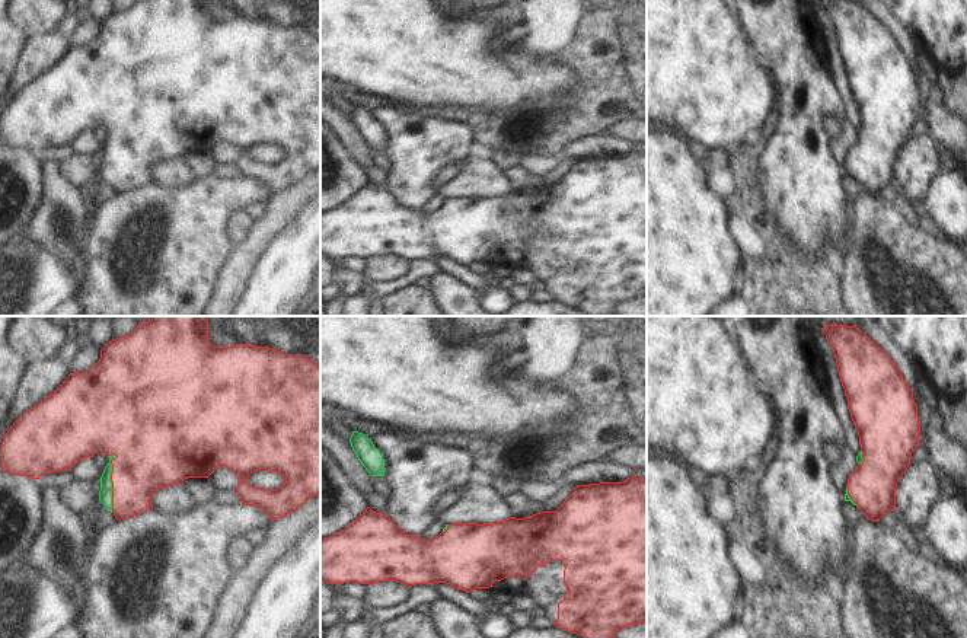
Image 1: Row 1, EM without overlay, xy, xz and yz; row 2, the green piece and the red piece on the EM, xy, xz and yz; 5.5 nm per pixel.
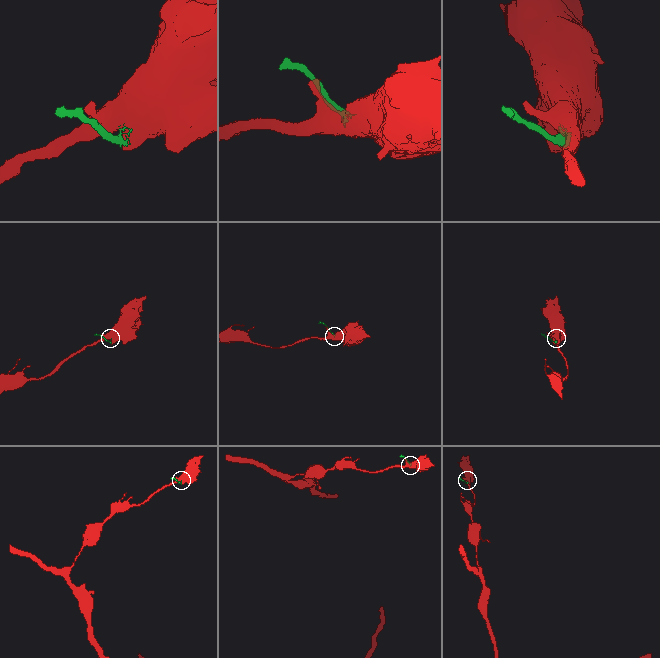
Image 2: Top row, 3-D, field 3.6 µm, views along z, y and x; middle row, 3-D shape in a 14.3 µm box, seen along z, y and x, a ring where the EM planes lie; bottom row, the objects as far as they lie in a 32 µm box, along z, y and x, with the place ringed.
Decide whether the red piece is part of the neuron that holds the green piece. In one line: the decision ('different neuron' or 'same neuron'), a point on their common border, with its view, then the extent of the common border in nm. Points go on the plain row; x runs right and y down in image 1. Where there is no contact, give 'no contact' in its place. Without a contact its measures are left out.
same neuron; meets green in xy at (111, 156); contact 320 nm long

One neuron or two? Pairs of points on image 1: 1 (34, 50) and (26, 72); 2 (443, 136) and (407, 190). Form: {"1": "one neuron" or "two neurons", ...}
{"1": "one neuron", "2": "one neuron"}

